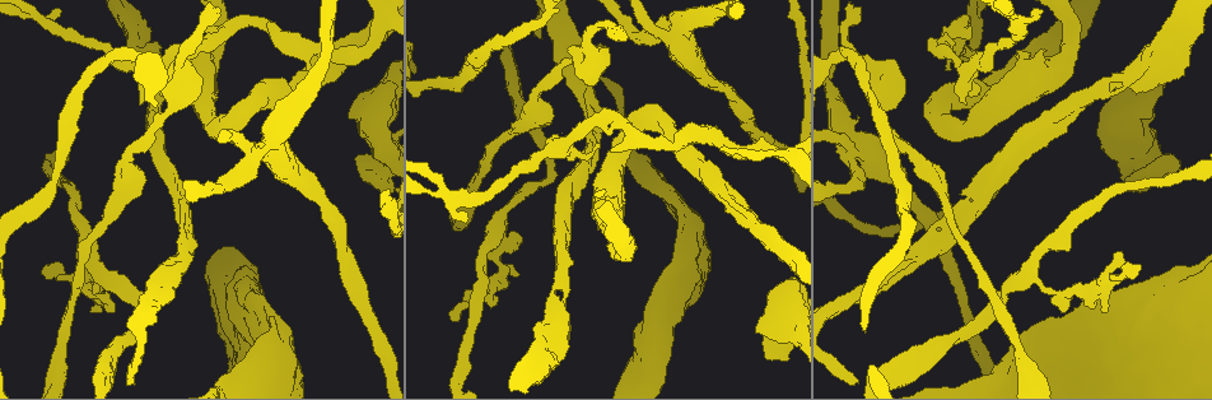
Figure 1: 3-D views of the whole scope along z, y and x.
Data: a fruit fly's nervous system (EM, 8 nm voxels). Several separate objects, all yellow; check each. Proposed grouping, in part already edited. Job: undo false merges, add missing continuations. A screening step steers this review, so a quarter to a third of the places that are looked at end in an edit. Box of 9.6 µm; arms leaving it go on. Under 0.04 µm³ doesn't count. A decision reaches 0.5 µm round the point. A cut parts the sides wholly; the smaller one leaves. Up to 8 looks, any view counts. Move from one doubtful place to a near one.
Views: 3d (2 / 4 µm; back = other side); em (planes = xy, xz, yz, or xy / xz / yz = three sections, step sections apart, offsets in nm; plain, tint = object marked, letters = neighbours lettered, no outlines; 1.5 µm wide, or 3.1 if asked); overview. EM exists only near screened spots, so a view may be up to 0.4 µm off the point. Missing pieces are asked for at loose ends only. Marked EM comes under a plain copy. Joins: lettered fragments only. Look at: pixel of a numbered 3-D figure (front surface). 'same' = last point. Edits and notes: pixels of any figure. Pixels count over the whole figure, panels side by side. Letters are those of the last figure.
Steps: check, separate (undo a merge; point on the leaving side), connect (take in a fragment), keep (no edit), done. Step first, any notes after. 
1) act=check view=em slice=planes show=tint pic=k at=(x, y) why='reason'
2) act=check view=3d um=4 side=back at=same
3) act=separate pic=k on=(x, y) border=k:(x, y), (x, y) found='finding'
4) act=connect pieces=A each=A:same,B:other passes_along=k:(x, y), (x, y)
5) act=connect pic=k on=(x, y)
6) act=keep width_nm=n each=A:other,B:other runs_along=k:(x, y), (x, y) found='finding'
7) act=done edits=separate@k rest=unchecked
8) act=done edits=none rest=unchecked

act=check view=3d um=2 pic=1 at=(125, 160) why='calibre changes'

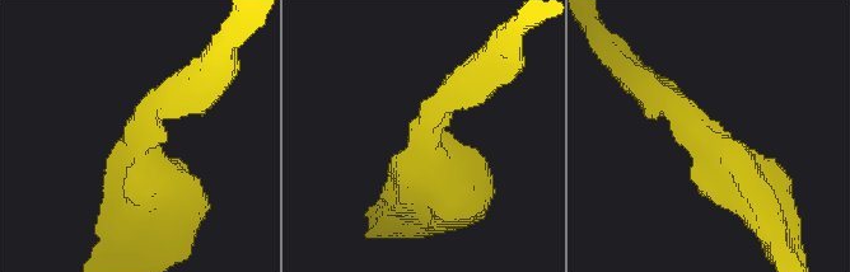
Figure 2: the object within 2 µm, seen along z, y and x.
act=check view=em slice=planes show=letters pic=2 at=(712, 147) arm_widths_nm=240,360

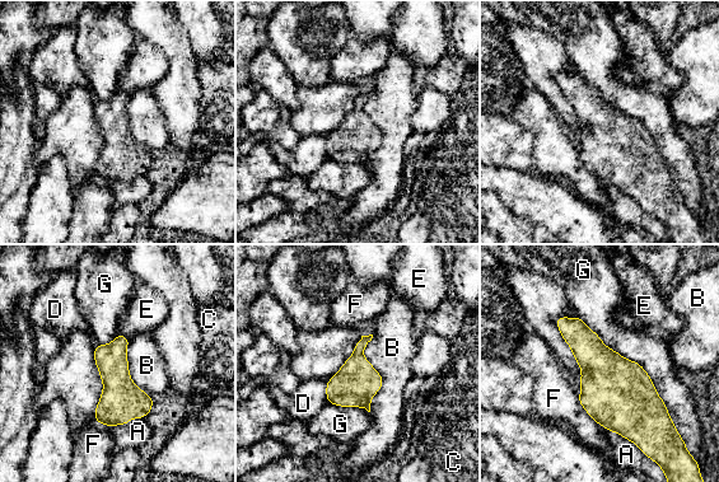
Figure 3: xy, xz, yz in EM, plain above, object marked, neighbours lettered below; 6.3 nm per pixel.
act=keep each=A:other,B:other,C:other,D:other,E:other,F:other,G:other border=3:(372, 335), (369, 411) found='all the same neuron'

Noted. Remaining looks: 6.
act=check view=em slice=planes show=letters pic=1 at=(612, 150) why='an open end'

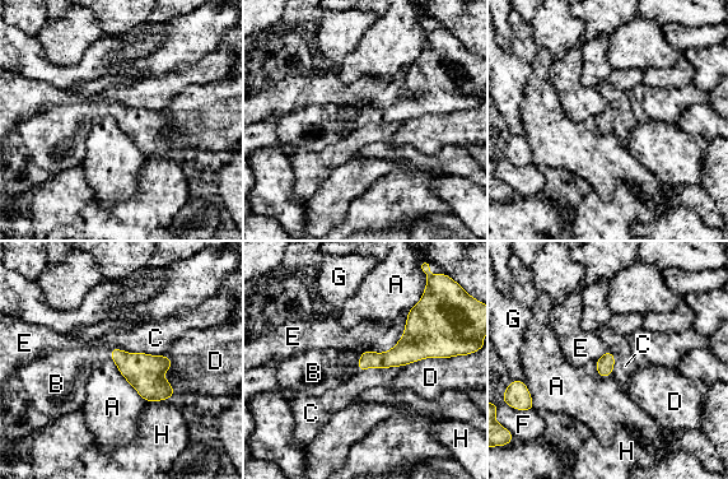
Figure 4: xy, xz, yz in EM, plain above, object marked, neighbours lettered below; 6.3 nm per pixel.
act=connect pieces=B each=A:other,B:same,C:other,D:other,E:other,F:other,G:other,H:other passes_along=4:(145, 373), (111, 354), (73, 364) found='the neuron continues'

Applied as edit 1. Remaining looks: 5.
act=check view=overview why='see it whole again'

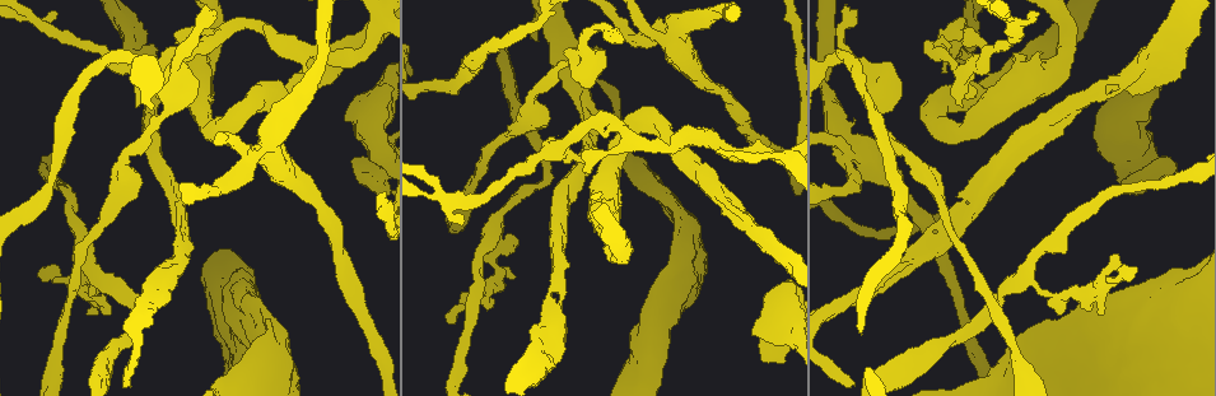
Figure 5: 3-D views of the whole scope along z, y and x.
act=check view=em slice=xy step=4 show=letters pic=5 at=(939, 225) why='an open end'

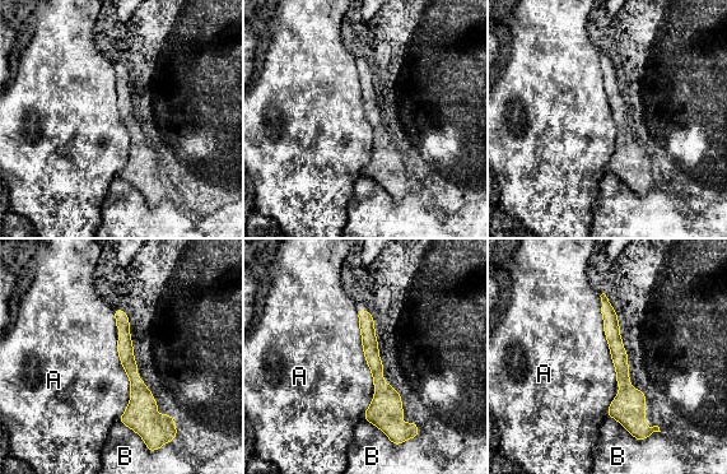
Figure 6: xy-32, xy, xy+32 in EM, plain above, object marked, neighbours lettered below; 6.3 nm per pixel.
act=keep each=A:other,B:other border=6:(116, 337), (129, 380), (117, 421) found='no lettered fragment goes on from it'

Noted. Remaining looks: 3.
act=done edits=connect@4 rest=unchecked

